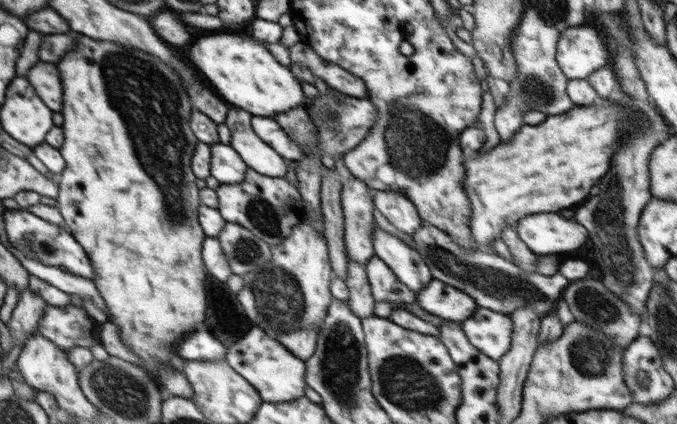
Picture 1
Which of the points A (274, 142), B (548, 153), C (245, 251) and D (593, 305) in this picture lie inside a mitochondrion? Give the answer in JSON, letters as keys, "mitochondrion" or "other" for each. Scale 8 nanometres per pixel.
{"A":"other","B":"other","C":"mitochondrion","D":"mitochondrion"}

